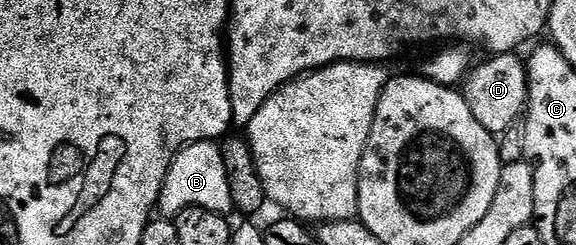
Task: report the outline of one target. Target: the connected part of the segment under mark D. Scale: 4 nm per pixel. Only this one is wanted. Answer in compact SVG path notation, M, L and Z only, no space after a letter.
M516 52L486 56L482 65L474 64L470 68L459 89L467 107L471 107L471 115L494 135L514 128L522 120L529 103L529 71L526 62L517 56Z

